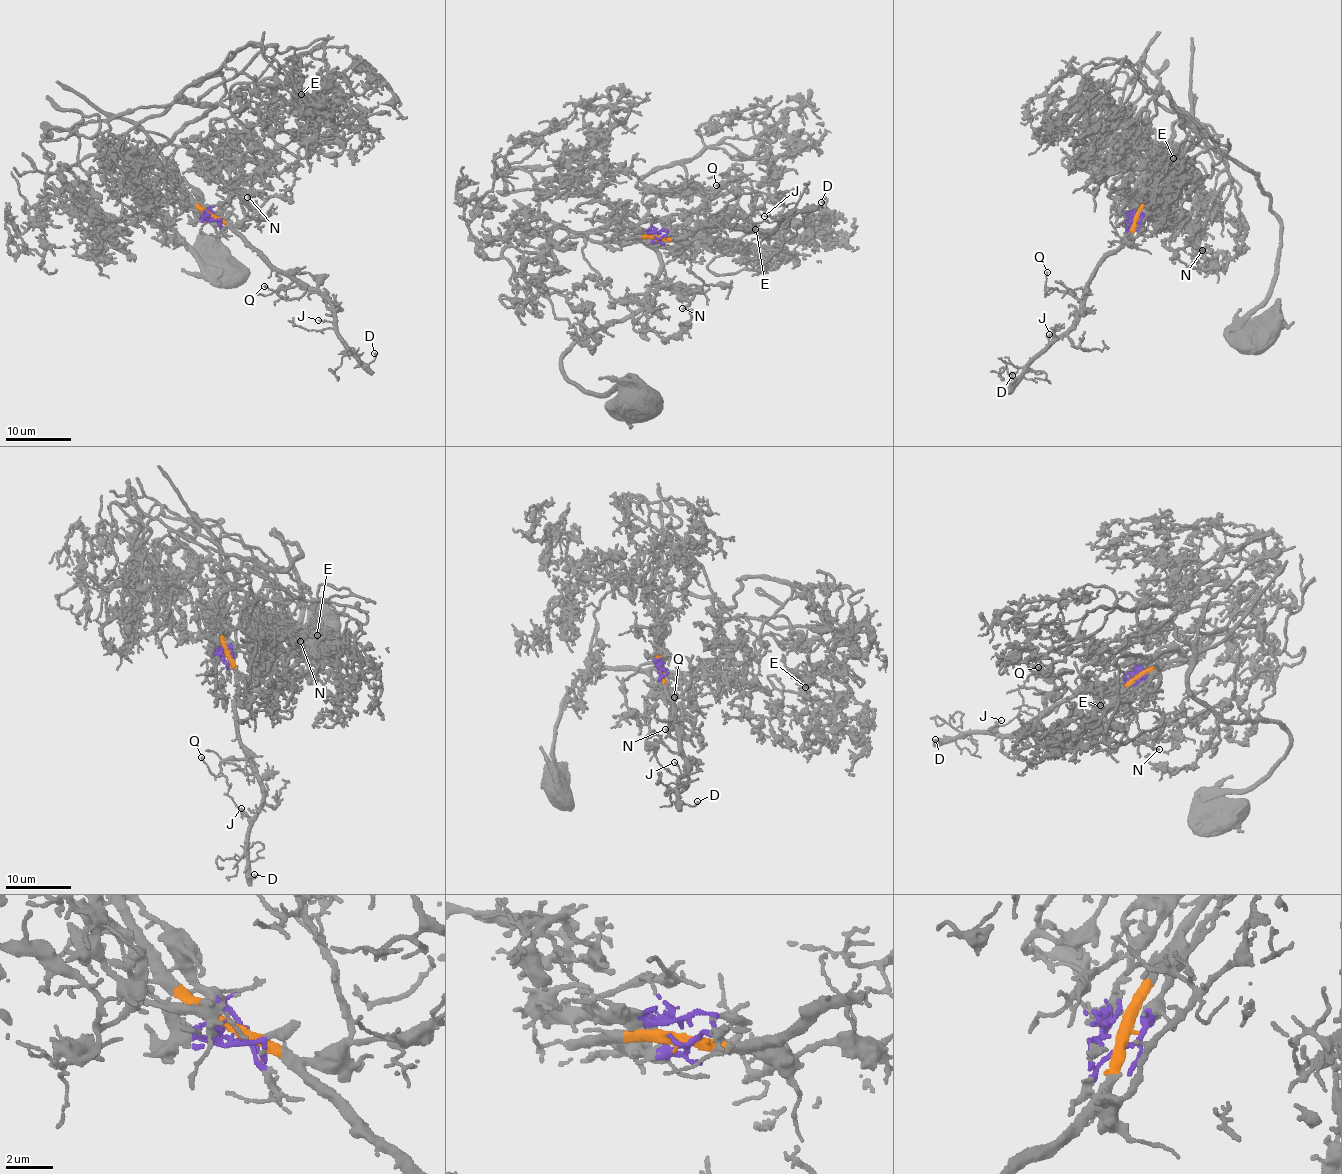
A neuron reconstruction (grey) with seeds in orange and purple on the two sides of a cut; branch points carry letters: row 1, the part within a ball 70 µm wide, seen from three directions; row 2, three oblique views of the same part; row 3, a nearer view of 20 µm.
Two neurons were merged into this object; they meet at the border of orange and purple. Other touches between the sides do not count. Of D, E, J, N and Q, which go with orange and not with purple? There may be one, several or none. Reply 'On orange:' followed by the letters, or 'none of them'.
On orange: D, J, Q

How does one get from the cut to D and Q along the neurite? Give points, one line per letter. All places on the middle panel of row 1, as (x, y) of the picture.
D: (654, 236), (672, 239), (718, 225), (766, 231), (776, 227), (778, 219), (821, 207), (821, 202)
Q: (654, 236), (672, 239), (715, 225), (736, 228), (725, 210), (735, 195), (715, 186)

